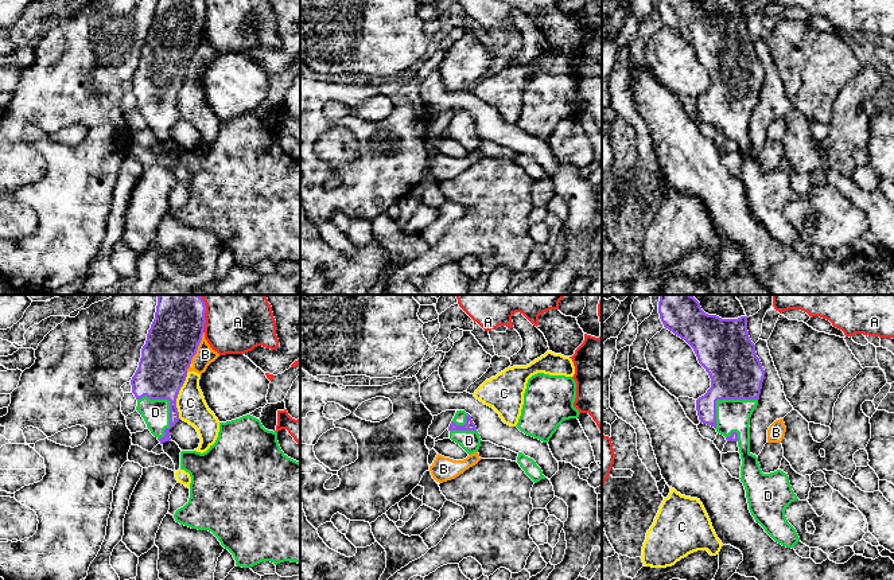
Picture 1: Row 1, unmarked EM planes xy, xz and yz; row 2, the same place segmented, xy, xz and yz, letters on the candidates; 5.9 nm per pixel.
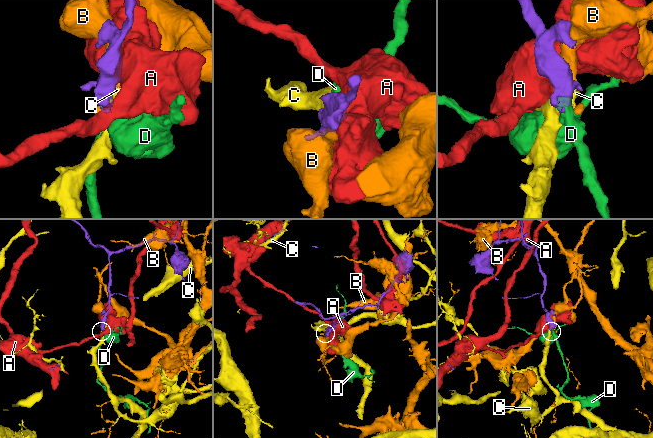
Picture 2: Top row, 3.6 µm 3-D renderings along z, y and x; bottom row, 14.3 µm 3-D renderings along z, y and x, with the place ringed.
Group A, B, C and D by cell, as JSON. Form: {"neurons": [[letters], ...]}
{"neurons": [["A"], ["B", "C"], ["D"]]}

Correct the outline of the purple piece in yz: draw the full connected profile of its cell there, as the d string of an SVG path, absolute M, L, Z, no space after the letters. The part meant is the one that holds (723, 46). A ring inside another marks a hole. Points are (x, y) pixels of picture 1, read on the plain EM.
M658 0L658 12L664 26L693 47L711 77L711 86L696 98L697 114L700 121L714 125L727 140L738 141L742 157L739 178L745 184L751 214L776 241L793 248L800 235L788 221L785 207L798 196L789 175L781 168L763 172L758 156L750 151L750 116L758 104L765 69L749 35L747 15L722 17L708 13L699 0Z

